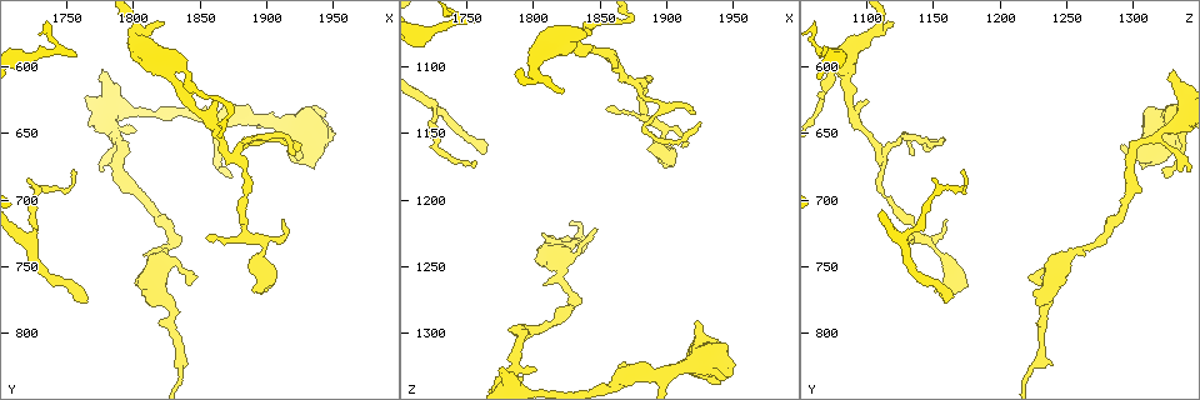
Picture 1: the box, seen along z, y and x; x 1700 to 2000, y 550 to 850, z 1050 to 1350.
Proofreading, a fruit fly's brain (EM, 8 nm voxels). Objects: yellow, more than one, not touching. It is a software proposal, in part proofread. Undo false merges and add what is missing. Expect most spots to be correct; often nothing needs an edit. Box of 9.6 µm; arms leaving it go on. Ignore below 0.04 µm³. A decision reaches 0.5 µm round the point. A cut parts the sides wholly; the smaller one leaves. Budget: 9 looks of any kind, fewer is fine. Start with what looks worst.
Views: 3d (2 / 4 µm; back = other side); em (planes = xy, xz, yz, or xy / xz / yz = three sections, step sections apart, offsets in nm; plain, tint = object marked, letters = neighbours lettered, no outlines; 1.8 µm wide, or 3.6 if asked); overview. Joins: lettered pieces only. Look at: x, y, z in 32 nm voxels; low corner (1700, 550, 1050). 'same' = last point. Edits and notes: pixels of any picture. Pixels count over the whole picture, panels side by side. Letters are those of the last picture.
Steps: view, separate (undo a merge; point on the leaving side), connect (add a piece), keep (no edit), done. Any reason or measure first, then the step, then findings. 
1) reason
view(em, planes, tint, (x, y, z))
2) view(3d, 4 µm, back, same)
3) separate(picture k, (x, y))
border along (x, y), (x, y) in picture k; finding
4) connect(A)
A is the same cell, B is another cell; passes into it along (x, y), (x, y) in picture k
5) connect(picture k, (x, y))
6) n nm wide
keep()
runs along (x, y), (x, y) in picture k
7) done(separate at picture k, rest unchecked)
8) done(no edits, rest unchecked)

an open end
view(em, xy, step 4, letters, (1764, 776, 1158))

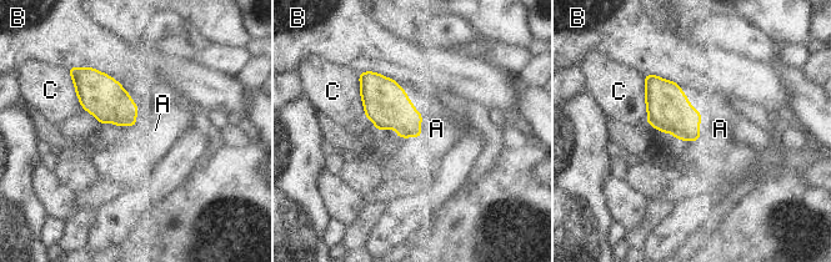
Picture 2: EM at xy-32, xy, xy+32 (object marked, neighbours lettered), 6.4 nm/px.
cut it another way
view(em, planes, letters, same)

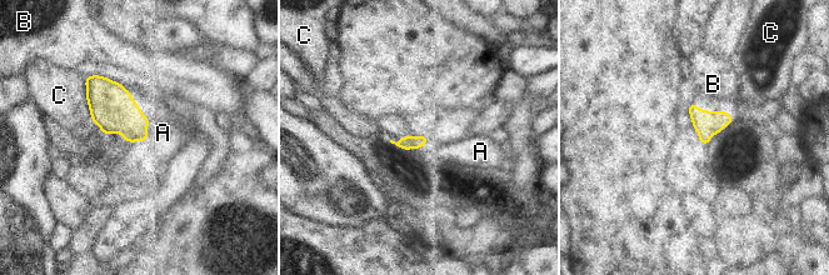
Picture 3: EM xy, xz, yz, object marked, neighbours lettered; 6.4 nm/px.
B touches over 480 nm
connect(A)
A is the same cell, B and C are other cells; passes into it along (114, 110), (146, 130), (163, 133) in picture 3; it goes on there

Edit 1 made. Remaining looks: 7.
an open end
view(em, 3.6 µm, planes, letters, (1860, 624, 1102))

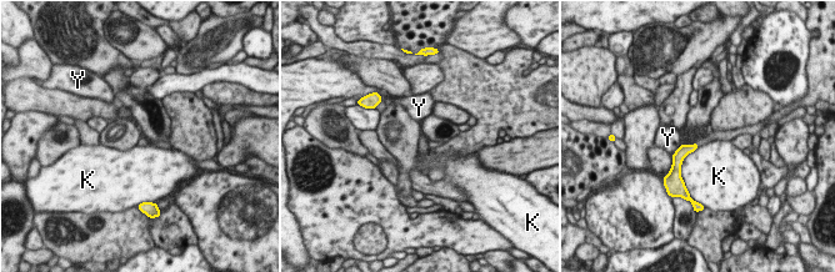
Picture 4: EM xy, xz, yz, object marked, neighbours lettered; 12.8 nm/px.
K touches over 480 nm
keep()
K and Y are other cells; border along (699, 146), (684, 159), (681, 179) in picture 4; no lettered piece goes on from it

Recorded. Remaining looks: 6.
free end
view(3d, 4 µm, (1874, 682, 1324))

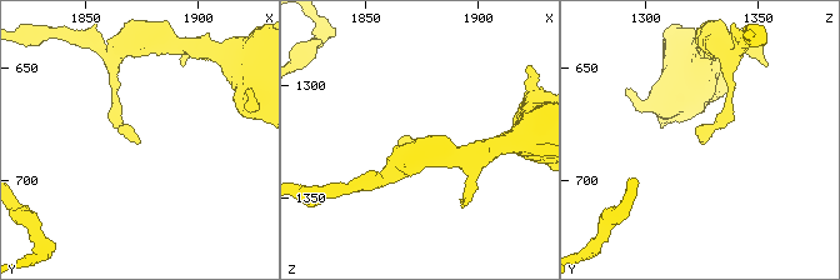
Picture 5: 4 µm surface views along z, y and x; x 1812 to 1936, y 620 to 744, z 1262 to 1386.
now the EM
view(em, xz, step 16, tint, (1874, 683, 1326))

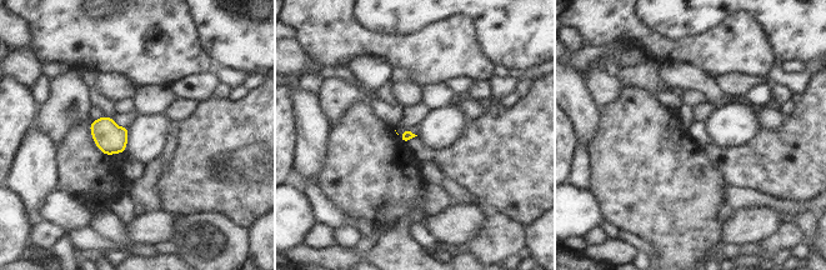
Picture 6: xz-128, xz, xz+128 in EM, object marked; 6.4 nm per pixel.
cut it another way
view(em, planes, letters, same)

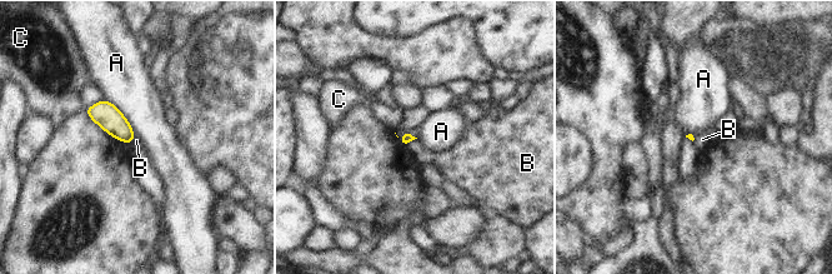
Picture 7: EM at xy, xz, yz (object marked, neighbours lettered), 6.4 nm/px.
keep()
A, B and C are other cells; border along (416, 138), (406, 145) in picture 7; no lettered piece goes on from it

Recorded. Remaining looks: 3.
abrupt turn
view(em, xz, step 8, letters, (1788, 650, 1322))

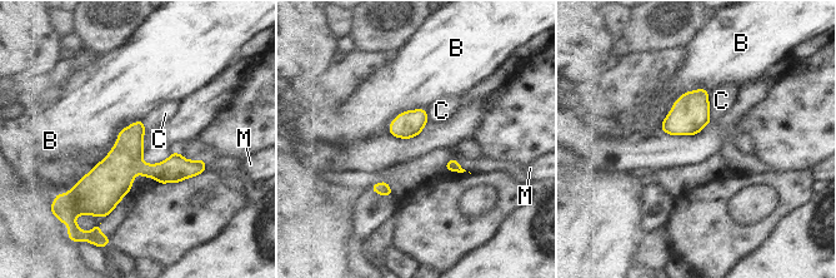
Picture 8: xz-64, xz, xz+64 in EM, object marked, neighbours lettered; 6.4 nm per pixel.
170 nm wide
keep()
B, C and M are other cells; one neuron here

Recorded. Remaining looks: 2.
done(connect at picture 3, rest unchecked)

